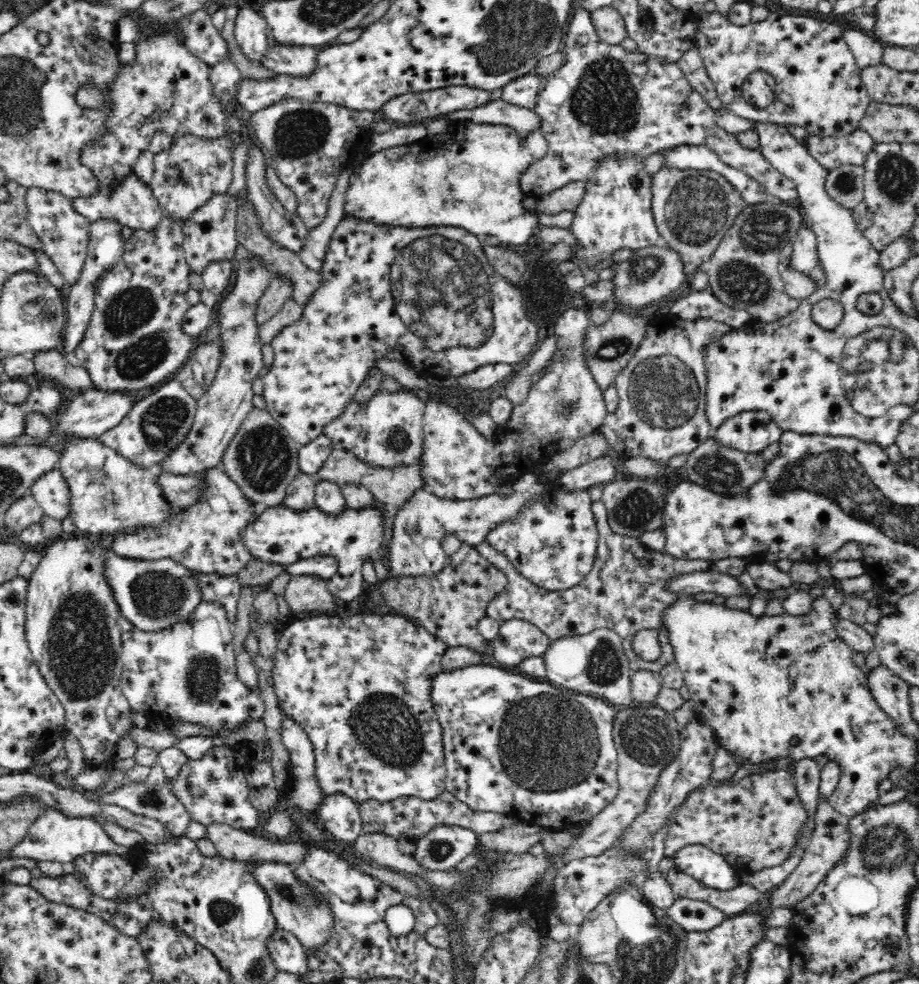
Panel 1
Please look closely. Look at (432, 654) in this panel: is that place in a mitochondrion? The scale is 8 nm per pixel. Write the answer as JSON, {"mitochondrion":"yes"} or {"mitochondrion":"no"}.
{"mitochondrion":"no"}

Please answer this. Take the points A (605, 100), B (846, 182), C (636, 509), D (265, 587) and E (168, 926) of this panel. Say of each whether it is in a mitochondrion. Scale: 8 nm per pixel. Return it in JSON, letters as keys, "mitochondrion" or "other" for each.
{"A":"mitochondrion","B":"mitochondrion","C":"mitochondrion","D":"other","E":"other"}

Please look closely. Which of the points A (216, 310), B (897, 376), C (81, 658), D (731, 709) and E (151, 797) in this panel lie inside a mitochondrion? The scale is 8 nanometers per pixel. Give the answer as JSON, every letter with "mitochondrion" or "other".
{"A":"other","B":"mitochondrion","C":"mitochondrion","D":"other","E":"mitochondrion"}

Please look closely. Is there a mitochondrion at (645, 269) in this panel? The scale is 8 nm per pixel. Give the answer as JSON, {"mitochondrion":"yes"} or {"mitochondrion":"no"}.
{"mitochondrion":"yes"}

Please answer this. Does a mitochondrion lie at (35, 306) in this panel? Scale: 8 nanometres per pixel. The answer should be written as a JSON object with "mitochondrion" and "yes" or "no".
{"mitochondrion":"yes"}

